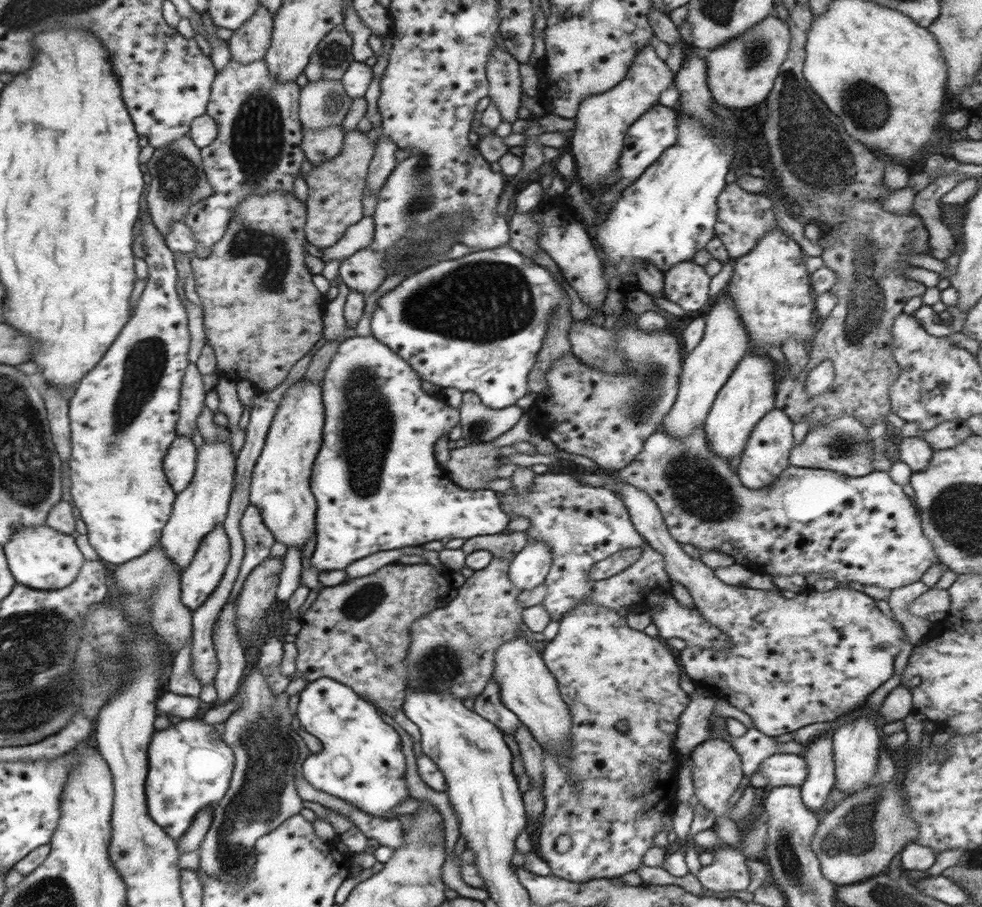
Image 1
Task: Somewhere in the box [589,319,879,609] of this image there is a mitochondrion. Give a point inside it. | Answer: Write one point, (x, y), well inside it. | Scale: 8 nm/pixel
(696, 487)

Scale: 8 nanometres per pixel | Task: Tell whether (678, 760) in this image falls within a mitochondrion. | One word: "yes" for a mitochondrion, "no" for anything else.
no

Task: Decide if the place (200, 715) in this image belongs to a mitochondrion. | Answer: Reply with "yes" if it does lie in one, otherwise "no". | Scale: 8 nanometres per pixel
no

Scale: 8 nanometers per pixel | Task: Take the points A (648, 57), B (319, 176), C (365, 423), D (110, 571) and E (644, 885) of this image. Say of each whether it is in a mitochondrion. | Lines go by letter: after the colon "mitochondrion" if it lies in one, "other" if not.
A: other
B: other
C: mitochondrion
D: other
E: other

